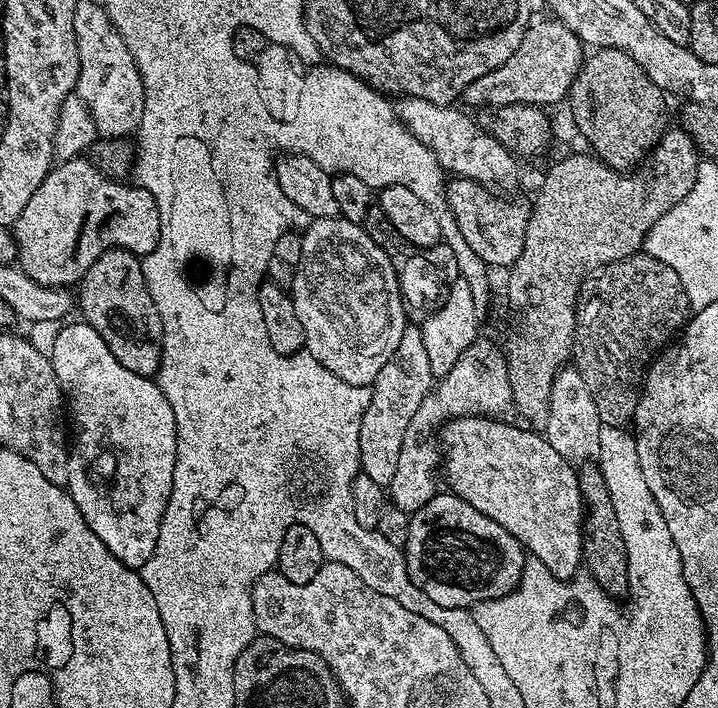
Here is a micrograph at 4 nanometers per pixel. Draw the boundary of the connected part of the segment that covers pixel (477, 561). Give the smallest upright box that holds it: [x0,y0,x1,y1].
[402,494,526,609]

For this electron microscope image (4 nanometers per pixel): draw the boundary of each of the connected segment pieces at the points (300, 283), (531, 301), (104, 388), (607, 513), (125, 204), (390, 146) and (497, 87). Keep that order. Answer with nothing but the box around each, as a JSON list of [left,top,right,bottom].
[[290,215,406,386],[508,126,702,430],[50,322,174,570],[579,466,628,598],[14,158,160,289],[266,65,447,209],[463,18,586,108]]

